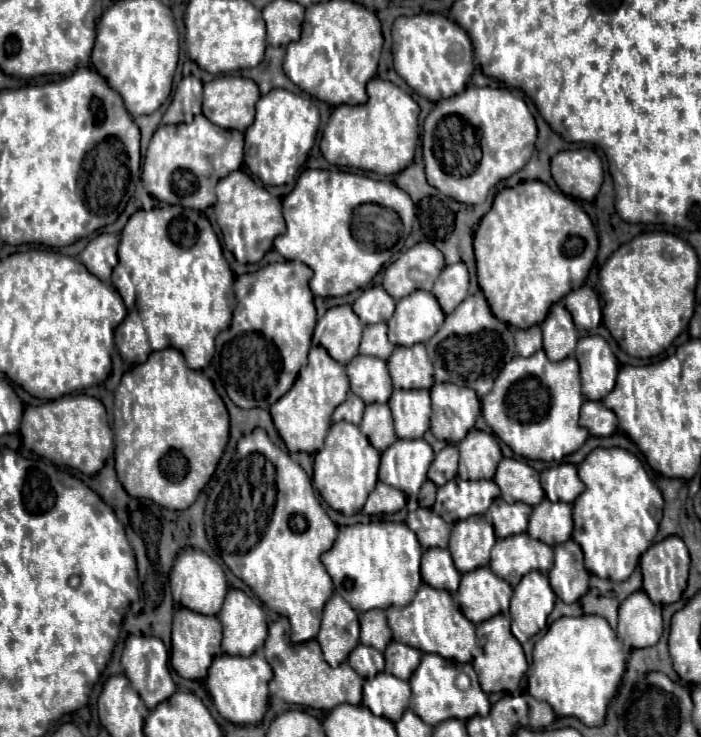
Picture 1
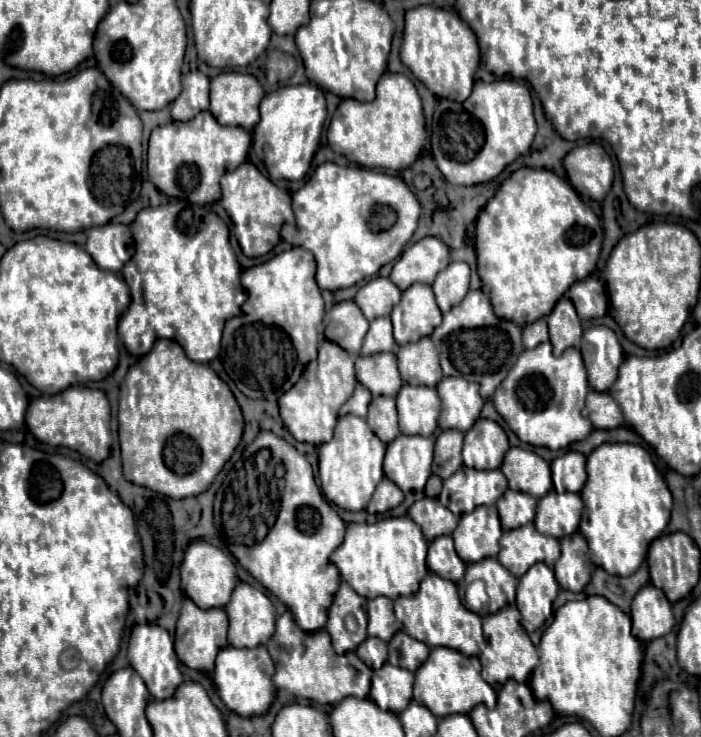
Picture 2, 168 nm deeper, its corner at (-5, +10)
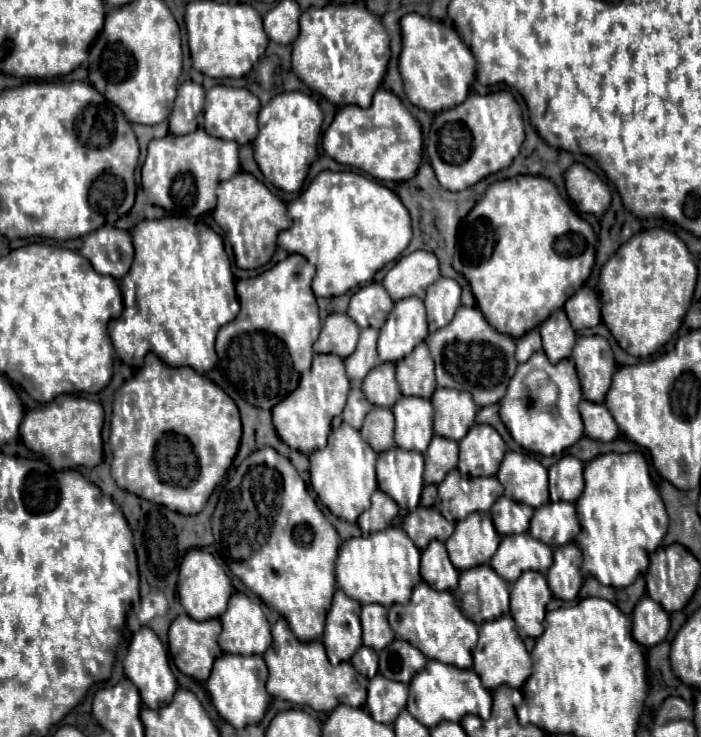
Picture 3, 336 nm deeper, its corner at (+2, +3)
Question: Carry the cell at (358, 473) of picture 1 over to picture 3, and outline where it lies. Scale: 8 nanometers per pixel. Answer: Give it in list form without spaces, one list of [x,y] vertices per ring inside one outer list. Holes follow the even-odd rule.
[[[340,425],[328,437],[324,451],[314,451],[310,455],[310,483],[318,499],[332,511],[332,515],[354,523],[362,511],[370,505],[370,495],[378,489],[376,485],[376,453],[360,437],[358,429],[350,425]]]

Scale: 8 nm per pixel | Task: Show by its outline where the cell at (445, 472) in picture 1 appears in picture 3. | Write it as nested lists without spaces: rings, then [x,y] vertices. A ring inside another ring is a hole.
[[[434,435],[428,451],[424,453],[424,461],[426,461],[424,481],[434,485],[442,483],[444,477],[458,465],[458,443],[452,439]]]

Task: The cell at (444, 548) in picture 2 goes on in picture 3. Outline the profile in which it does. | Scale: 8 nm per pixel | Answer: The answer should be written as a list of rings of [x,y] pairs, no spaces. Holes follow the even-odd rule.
[[[430,541],[428,549],[422,551],[422,563],[420,563],[422,579],[440,591],[450,591],[458,587],[458,575],[460,571],[450,563],[444,543]]]

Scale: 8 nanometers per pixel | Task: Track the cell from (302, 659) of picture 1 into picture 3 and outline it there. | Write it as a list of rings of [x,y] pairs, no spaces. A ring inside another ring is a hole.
[[[284,617],[278,619],[276,625],[272,625],[272,637],[274,637],[272,645],[262,655],[270,671],[266,690],[272,697],[290,703],[310,705],[314,711],[322,711],[322,713],[330,713],[332,709],[336,709],[336,705],[352,705],[352,707],[364,705],[368,679],[364,679],[362,683],[362,677],[352,667],[352,663],[340,663],[332,667],[324,653],[322,641],[310,641],[310,643],[298,641]]]

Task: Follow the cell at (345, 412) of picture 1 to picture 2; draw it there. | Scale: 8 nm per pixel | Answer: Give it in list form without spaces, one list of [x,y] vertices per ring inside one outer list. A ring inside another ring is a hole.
[[[357,384],[353,396],[343,404],[341,414],[355,414],[355,416],[365,418],[367,416],[369,402],[371,402],[371,392],[363,384]]]

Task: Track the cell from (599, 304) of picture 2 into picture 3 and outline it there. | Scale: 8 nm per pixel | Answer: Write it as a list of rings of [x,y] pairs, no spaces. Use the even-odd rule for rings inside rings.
[[[582,287],[564,305],[574,329],[588,329],[600,323],[600,301],[594,289]]]

